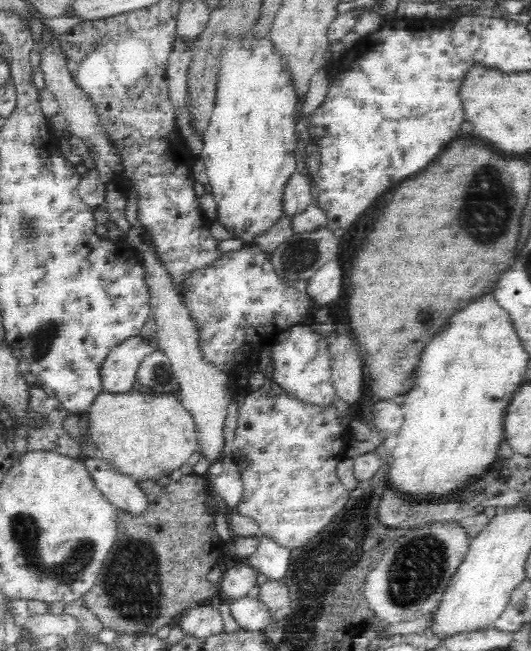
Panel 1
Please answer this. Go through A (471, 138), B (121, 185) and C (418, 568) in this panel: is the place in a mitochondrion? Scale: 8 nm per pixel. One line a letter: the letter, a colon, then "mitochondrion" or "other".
A: other
B: other
C: mitochondrion

